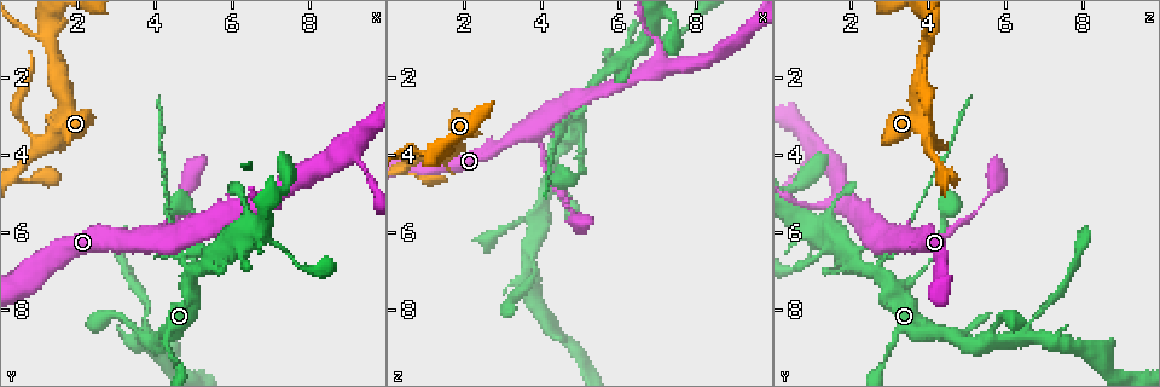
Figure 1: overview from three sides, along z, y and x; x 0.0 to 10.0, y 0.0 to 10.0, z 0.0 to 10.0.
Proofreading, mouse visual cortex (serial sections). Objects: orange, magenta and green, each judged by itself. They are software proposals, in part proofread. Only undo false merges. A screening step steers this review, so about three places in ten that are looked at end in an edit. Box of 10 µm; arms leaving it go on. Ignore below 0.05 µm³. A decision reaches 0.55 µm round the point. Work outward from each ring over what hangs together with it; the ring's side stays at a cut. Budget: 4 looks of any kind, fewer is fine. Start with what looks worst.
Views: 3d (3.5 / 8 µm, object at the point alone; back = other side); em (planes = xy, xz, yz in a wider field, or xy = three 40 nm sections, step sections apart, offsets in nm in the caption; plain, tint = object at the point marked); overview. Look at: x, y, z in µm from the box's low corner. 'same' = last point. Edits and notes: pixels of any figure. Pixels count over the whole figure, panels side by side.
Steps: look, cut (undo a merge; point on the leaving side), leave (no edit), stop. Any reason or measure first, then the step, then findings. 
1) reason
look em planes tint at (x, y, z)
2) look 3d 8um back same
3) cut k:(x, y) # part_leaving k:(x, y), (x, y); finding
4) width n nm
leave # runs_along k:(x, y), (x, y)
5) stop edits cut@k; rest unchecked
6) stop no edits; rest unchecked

sudden change in width
look 3d 3.5um at (4.85, 7.00, 2.80)

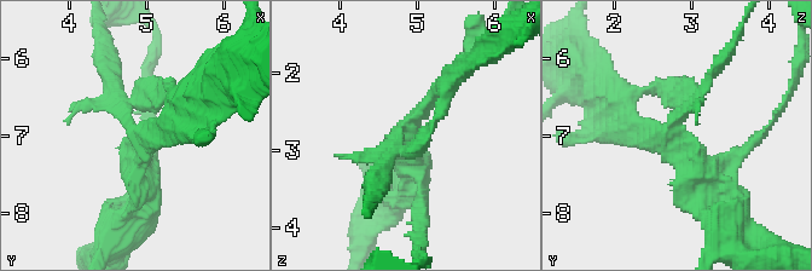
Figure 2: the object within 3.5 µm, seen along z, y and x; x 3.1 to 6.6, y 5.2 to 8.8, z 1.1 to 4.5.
look em xy step 1 tint at (4.85, 6.95, 2.80)

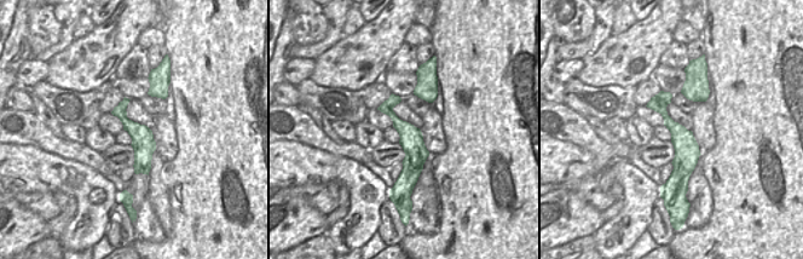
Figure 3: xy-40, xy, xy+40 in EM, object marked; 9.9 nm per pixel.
cut 2:(109, 63) # part_leaving 2:(126, 122), (103, 67), (99, 34); two cells meet here

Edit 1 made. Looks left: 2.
three-way junction
look 3d 3.5um at (1.25, 0.95, 4.00)

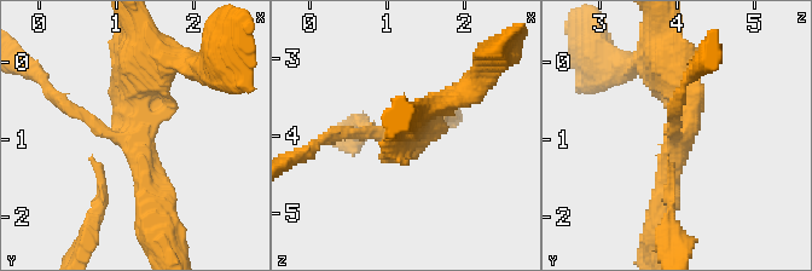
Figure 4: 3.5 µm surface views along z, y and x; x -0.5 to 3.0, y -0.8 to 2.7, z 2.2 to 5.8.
need the tissue
look em xy step 2 tint at (1.30, 1.00, 4.00)

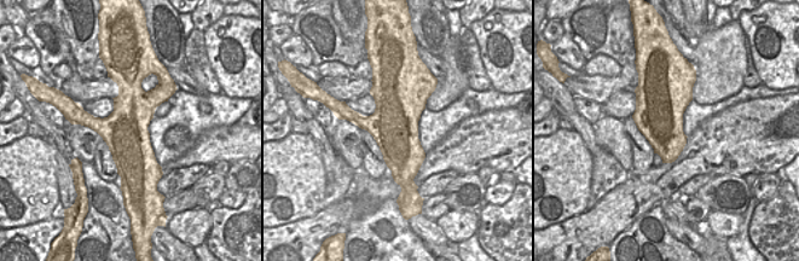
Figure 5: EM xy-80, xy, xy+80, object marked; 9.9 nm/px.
leave # runs_along 4:(151, 212), (148, 67); continuous, no second cell

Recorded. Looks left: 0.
stop edits cut@2; rest unchecked

